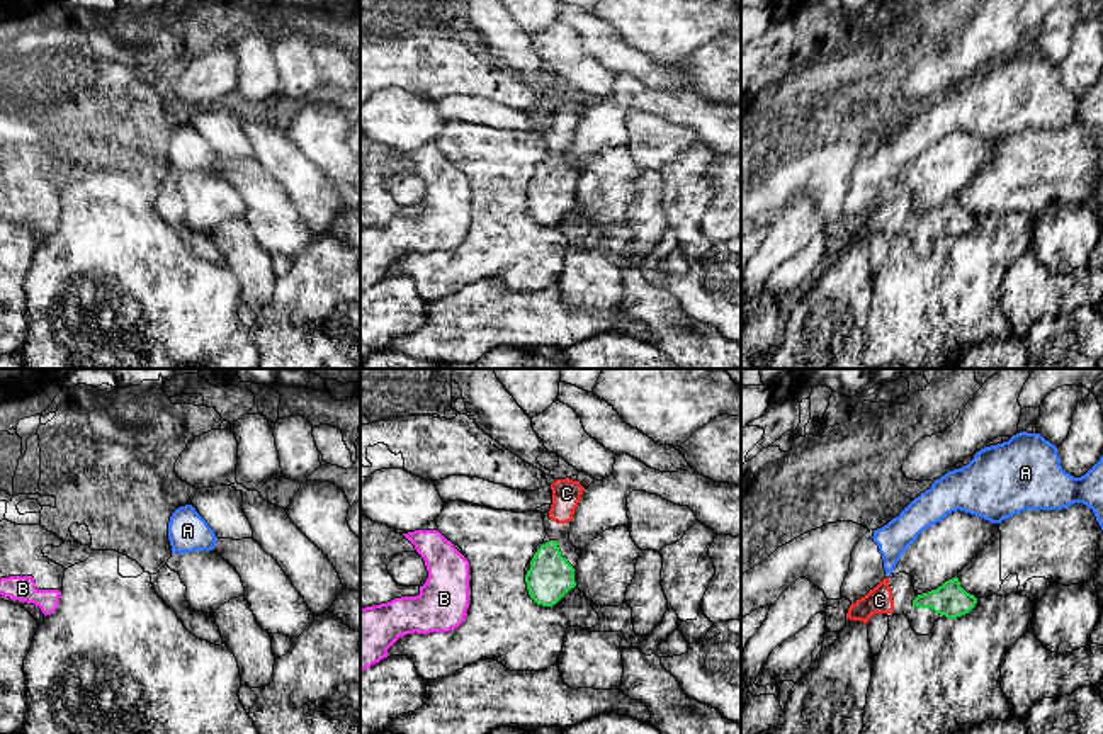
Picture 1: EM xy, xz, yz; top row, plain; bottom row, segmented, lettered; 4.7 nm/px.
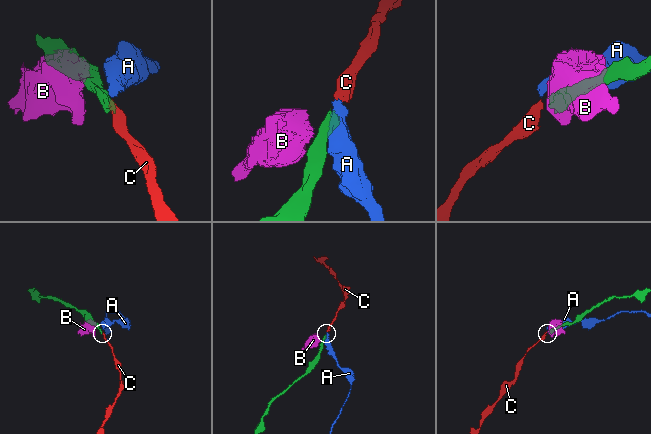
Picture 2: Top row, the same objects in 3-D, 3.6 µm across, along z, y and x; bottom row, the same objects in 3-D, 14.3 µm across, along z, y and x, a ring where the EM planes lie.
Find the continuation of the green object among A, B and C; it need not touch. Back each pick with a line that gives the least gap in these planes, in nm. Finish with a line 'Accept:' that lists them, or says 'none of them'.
C: 90 nm
Accept: C

